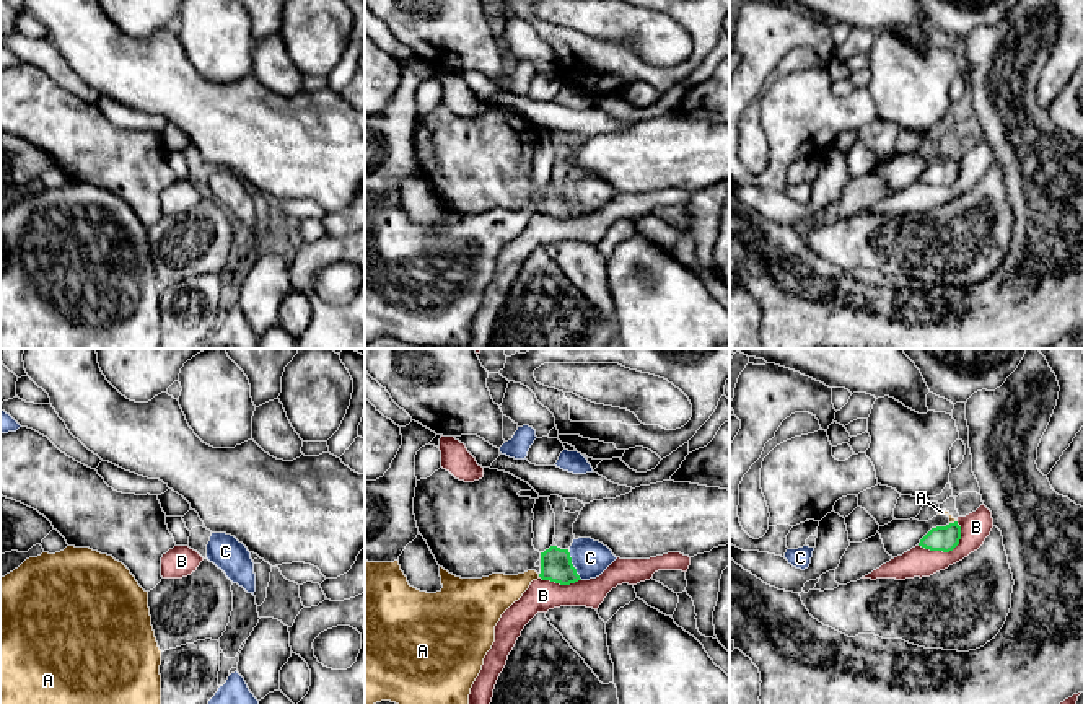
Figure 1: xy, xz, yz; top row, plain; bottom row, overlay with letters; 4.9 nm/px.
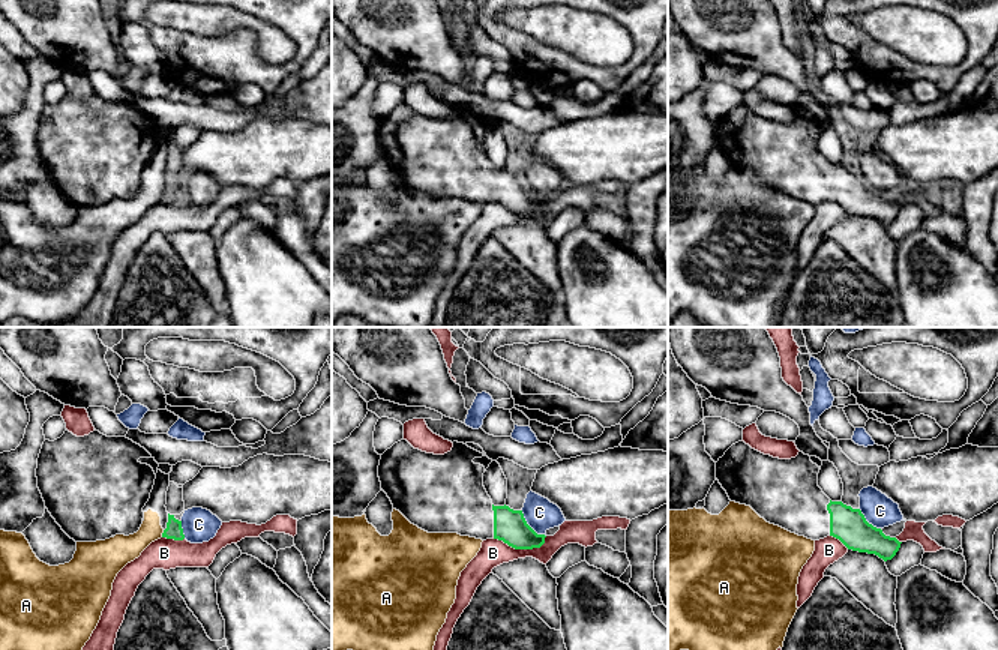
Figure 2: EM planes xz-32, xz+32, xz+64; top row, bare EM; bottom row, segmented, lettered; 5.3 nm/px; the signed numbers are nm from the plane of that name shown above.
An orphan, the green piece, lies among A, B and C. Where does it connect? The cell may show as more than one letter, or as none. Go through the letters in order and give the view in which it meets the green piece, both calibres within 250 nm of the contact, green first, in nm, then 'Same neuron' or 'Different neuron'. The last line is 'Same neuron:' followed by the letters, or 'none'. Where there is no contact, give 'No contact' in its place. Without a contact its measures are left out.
A: Touches green in xz. Thickness 160 nm (green) against 190 nm. Different neuron
B: Touches green in yz. Thickness 130 nm (green) against 150 nm. Different neuron
C: Touches green in xz. Thickness 160 nm (green) against 180 nm. Different neuron
Same neuron: none

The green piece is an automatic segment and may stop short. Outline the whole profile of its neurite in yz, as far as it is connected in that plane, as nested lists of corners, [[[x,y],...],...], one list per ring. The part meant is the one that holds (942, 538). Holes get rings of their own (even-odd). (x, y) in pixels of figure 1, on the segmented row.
[[[958,521],[949,523],[946,526],[932,528],[919,543],[919,546],[930,551],[953,551],[961,539],[961,526]]]

